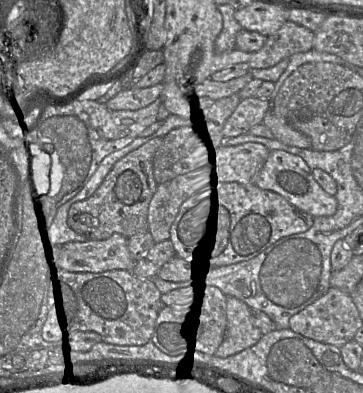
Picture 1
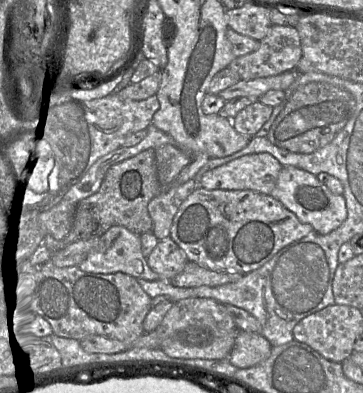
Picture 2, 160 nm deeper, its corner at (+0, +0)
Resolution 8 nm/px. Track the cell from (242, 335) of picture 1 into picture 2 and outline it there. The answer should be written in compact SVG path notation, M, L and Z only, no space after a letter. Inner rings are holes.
M239 330L228 359L238 368L250 368L266 360L271 349L272 345L261 334Z

